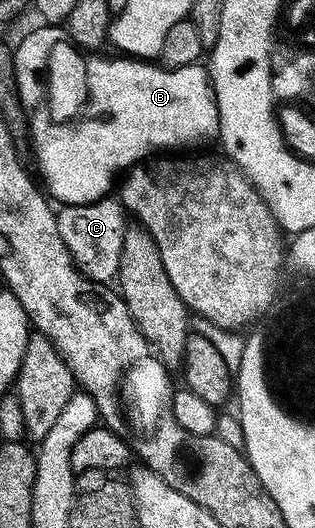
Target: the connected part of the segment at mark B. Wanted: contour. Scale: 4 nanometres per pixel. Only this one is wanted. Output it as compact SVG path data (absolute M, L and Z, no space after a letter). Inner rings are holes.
M58 25L34 28L38 35L27 30L18 47L16 43L16 81L22 103L26 106L26 116L30 119L30 135L34 139L34 151L38 154L38 167L42 170L41 182L48 191L50 186L49 194L55 200L58 198L59 204L94 203L105 199L113 187L115 190L119 176L134 164L151 158L155 153L173 152L170 151L173 147L198 147L209 139L219 138L218 102L205 66L167 69L162 65L153 67L146 63L150 61L138 57L101 59L101 54L94 53L87 58L81 50L74 55L75 51L66 51L66 47L50 47L50 51L54 51L54 59L50 59L50 71L46 71L46 59L42 59L42 63L34 63L30 55L38 55L38 51L46 55L46 43L54 43L54 39L58 39ZM46 79L66 83L66 95L62 95L62 99L54 99L54 115L58 115L54 123L46 123Z

